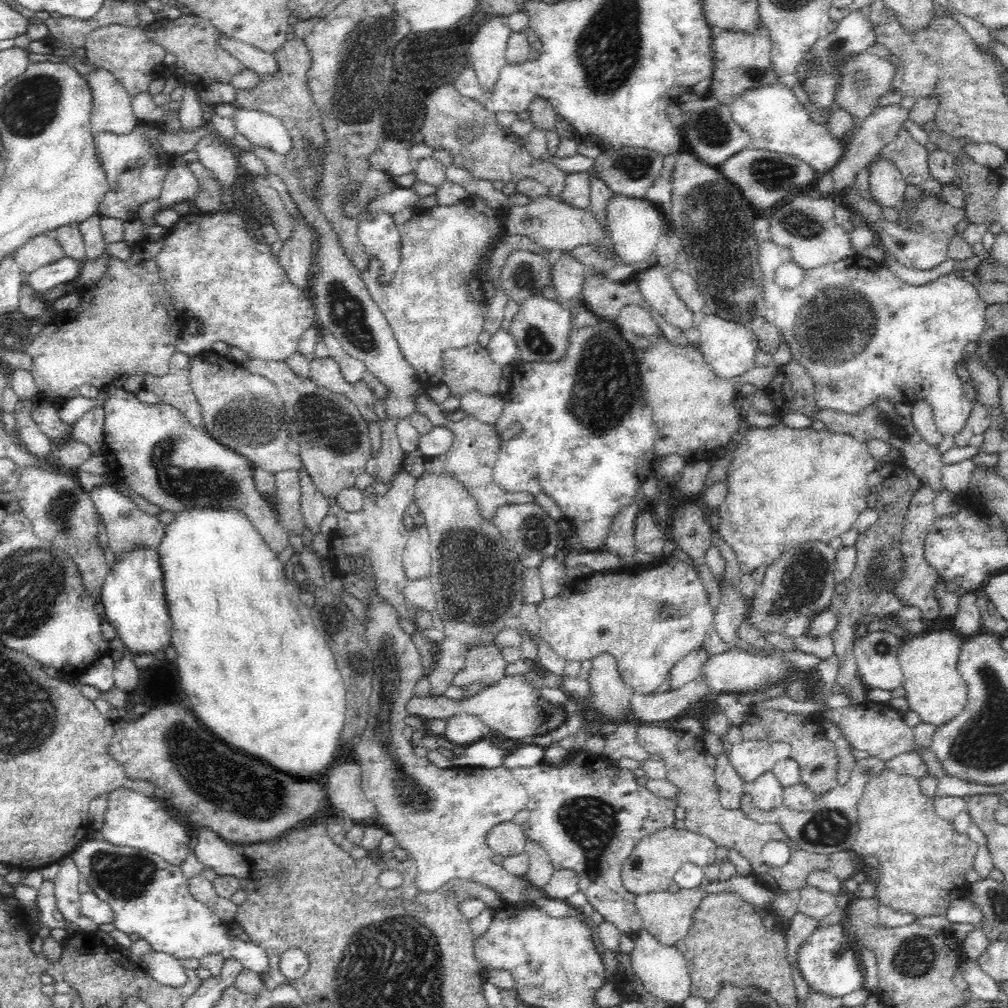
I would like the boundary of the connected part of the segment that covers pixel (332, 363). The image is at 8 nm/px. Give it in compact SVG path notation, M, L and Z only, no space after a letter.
M328 356L324 360L312 362L312 382L320 388L330 390L330 392L348 396L348 400L352 400L352 404L356 404L356 408L360 410L360 414L364 416L364 420L368 424L378 422L378 418L376 418L378 416L376 392L366 382L348 384L346 378L342 376L342 364L336 362L334 358Z

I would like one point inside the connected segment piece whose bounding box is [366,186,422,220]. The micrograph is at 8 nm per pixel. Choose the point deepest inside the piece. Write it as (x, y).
(400, 198)

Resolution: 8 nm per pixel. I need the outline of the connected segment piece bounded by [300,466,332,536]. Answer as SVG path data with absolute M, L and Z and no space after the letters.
M300 466L300 482L302 482L302 514L304 514L304 520L308 524L308 530L314 534L314 536L320 536L322 534L322 520L330 514L330 502L328 498L318 492L312 476L306 472L304 466Z

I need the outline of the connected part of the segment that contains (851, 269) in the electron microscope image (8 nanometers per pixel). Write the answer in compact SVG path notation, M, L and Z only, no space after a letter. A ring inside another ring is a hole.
M770 240L758 244L758 256L764 278L764 320L782 332L784 342L792 352L792 360L798 362L814 380L818 408L842 414L862 414L864 408L878 400L910 406L916 400L926 400L932 408L936 428L944 436L958 436L964 430L974 402L964 398L964 382L958 378L956 370L966 346L978 342L986 330L988 310L974 286L954 276L954 272L924 286L910 286L886 266L862 256L852 256L806 270L798 288L782 290L776 286L774 274L780 264L792 260L790 252ZM832 386L840 388L838 394L830 392Z

